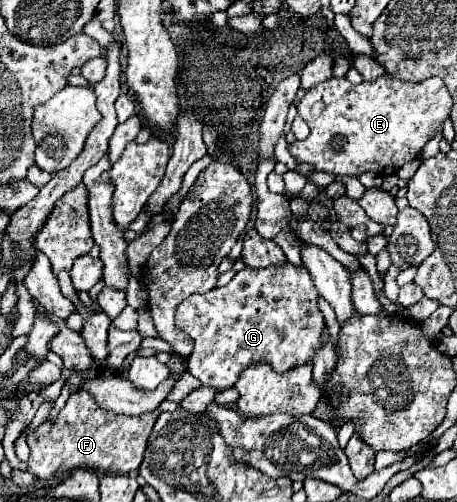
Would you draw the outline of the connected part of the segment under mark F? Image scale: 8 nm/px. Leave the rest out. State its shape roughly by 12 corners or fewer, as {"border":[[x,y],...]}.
{"border":[[73,391],[27,435],[43,481],[135,471],[157,409],[137,417]]}

